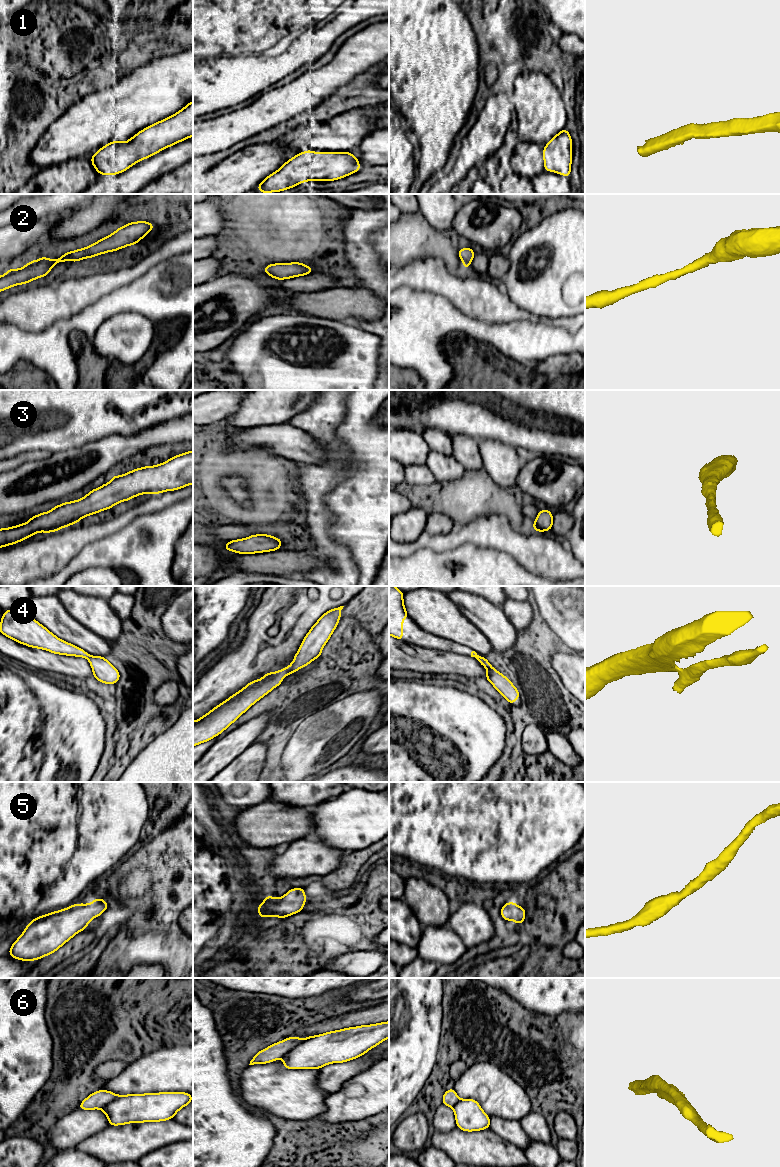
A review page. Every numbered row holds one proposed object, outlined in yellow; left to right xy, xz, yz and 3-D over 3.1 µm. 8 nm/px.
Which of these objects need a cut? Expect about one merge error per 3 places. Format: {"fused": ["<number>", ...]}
{"fused": ["4", "6"]}

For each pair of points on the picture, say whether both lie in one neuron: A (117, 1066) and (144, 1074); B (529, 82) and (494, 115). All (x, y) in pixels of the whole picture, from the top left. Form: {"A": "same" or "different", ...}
{"A": "different", "B": "different"}

